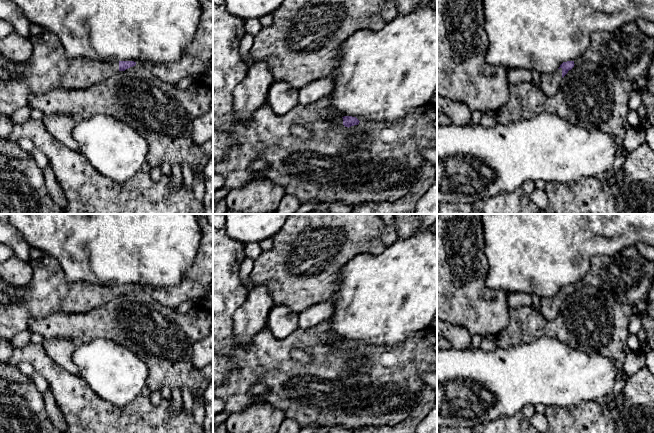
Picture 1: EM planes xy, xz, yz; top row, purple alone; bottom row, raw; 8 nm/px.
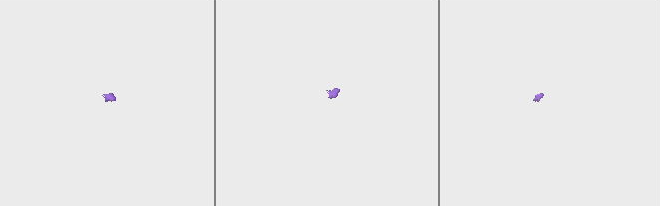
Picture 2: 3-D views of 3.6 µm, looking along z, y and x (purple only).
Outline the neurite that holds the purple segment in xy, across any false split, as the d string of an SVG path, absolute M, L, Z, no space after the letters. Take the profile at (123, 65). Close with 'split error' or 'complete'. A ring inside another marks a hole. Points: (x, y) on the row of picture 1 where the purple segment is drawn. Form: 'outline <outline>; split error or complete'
outline M47 30L37 36L30 36L29 40L34 52L25 63L9 61L0 52L0 69L5 69L11 76L8 81L0 80L0 117L10 116L17 109L28 106L32 94L47 93L57 88L89 88L119 71L125 71L136 65L134 61L109 61L82 57L70 59L60 39Z; split error

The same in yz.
outline M629 22L613 31L596 31L592 34L587 50L574 61L563 62L554 73L541 75L540 88L547 96L553 96L559 88L562 78L575 64L593 62L602 64L604 69L616 76L633 82L643 81L647 77L649 66L654 57L654 39L643 33L636 22Z; split error

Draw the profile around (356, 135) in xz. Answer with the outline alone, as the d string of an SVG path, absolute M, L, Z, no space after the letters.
M354 125L348 128L346 138L344 140L345 146L359 146L368 136L368 132L363 130L359 125Z

